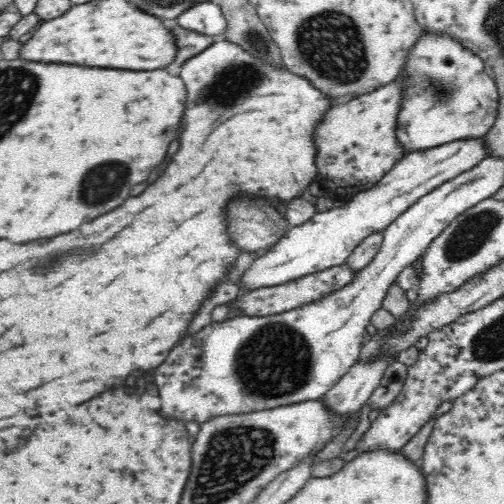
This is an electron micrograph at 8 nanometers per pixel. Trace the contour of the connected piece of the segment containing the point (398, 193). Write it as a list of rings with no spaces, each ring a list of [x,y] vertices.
[[[476,136],[476,138],[455,140],[428,150],[405,154],[404,158],[395,164],[395,167],[384,175],[378,184],[355,194],[345,206],[332,207],[330,210],[316,213],[300,226],[289,228],[267,254],[252,262],[250,268],[244,273],[243,287],[240,288],[245,292],[284,284],[300,276],[344,264],[364,238],[370,236],[372,232],[383,232],[422,196],[474,168],[486,157],[490,157],[490,153],[485,136]]]

